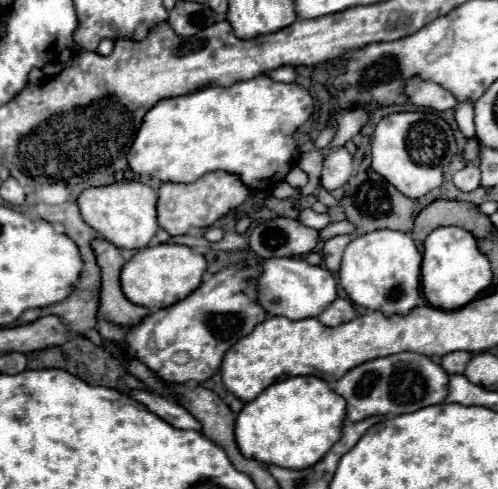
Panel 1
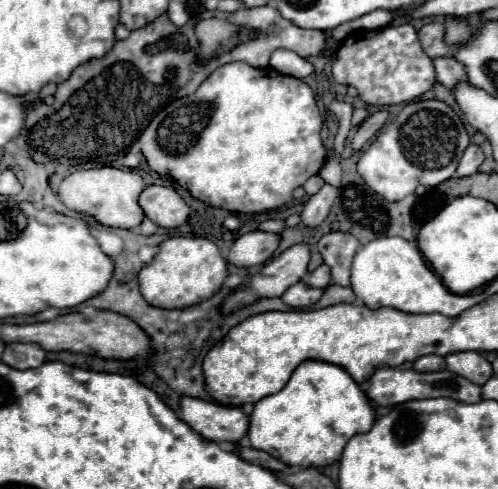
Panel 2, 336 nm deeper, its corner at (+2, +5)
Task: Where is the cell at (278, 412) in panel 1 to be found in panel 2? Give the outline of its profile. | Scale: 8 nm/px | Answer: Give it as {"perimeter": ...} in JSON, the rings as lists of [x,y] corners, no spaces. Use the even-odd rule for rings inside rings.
{"perimeter":[[[302,362],[288,384],[254,404],[248,426],[250,446],[264,450],[288,466],[326,466],[340,458],[342,448],[356,434],[368,432],[374,424],[374,410],[366,394],[350,374],[328,362]]]}

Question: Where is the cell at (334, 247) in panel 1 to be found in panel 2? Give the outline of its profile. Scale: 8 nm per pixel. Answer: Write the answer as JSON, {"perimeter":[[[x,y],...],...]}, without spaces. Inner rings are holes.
{"perimeter":[[[330,232],[320,238],[316,248],[322,254],[324,262],[330,266],[334,284],[348,286],[350,284],[350,264],[352,264],[354,252],[360,248],[360,242],[352,234]]]}

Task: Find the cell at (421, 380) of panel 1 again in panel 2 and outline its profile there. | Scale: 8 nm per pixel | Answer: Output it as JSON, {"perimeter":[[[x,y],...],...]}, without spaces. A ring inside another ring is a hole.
{"perimeter":[[[382,366],[378,368],[370,380],[368,380],[368,390],[366,396],[376,404],[376,406],[396,406],[396,404],[404,404],[408,400],[416,400],[416,398],[454,398],[460,402],[480,402],[480,386],[470,384],[470,380],[450,372],[450,370],[442,370],[442,372],[416,372],[414,368],[408,370],[400,370],[400,368],[388,368]]]}

